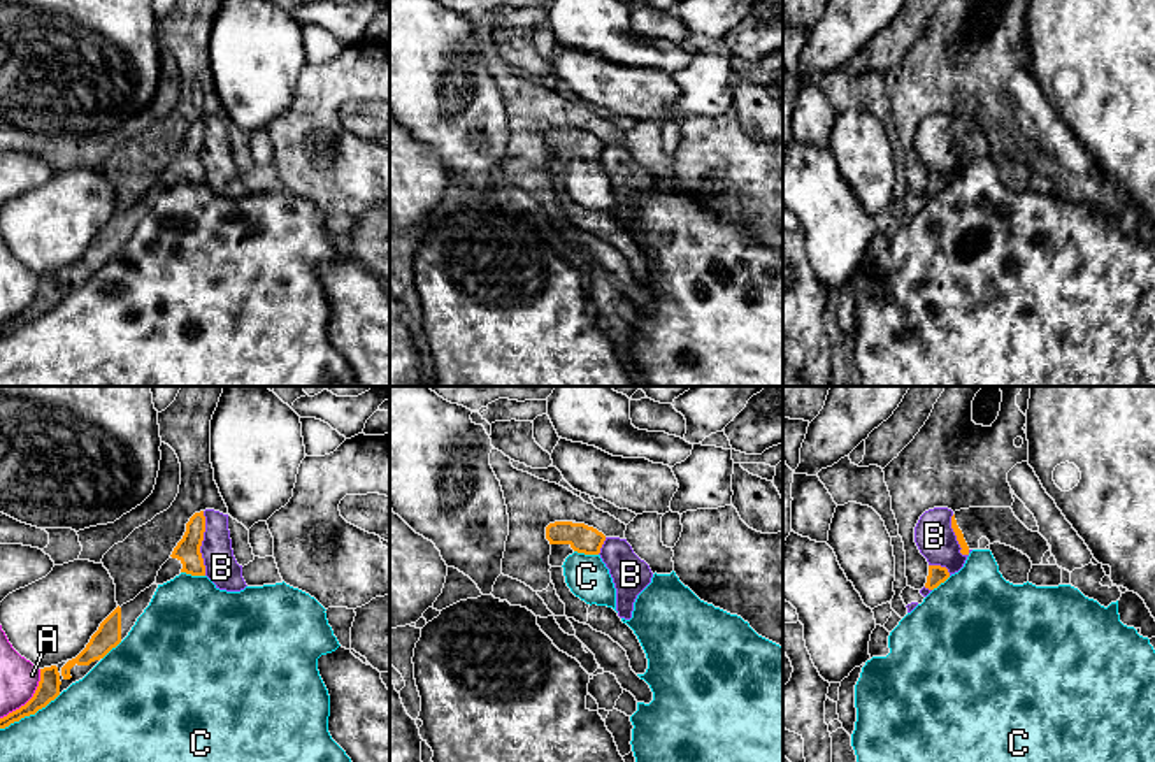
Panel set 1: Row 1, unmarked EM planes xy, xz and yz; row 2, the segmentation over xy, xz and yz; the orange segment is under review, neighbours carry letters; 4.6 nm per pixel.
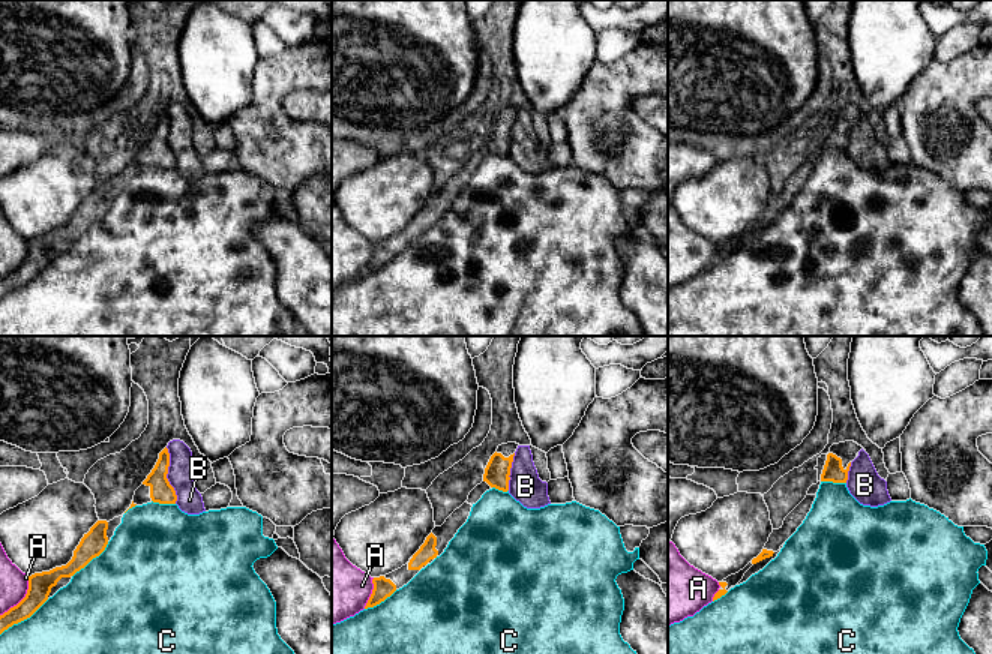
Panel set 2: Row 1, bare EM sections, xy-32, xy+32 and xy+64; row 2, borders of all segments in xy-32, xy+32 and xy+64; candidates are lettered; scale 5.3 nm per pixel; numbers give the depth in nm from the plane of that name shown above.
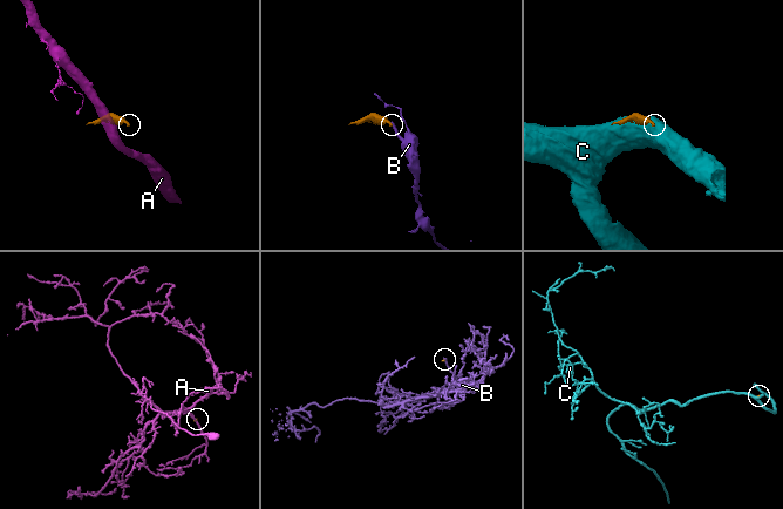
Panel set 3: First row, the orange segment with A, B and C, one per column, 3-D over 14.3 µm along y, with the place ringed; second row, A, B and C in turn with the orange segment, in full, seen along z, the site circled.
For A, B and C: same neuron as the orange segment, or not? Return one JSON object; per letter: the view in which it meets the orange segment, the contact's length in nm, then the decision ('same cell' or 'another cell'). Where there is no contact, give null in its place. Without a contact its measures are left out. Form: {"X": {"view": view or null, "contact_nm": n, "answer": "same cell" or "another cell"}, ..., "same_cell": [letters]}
{"A": {"view": "xy", "contact_nm": 300, "answer": "another cell"}, "B": {"view": "xy", "contact_nm": 300, "answer": "another cell"}, "C": {"view": "xy", "contact_nm": 320, "answer": "another cell"}, "same_cell": []}

